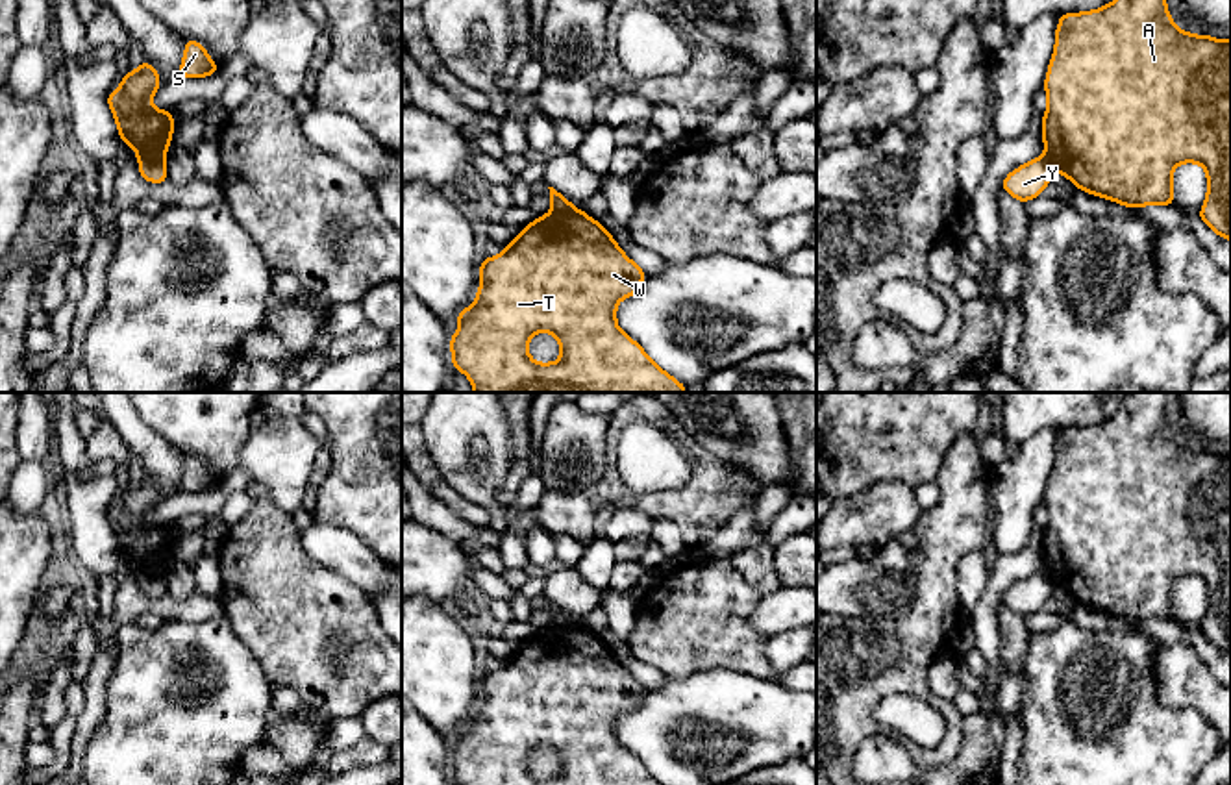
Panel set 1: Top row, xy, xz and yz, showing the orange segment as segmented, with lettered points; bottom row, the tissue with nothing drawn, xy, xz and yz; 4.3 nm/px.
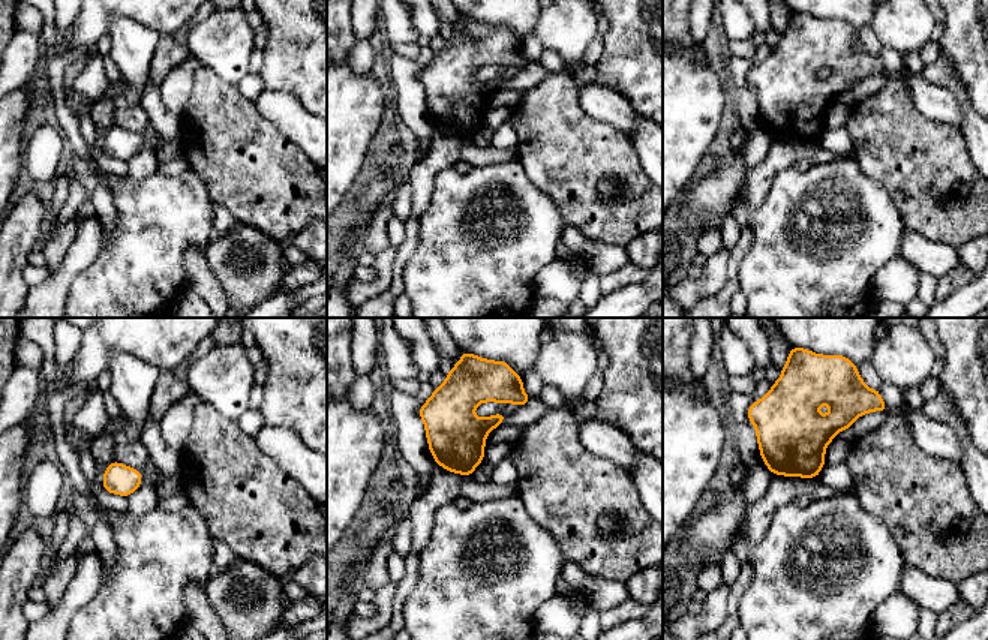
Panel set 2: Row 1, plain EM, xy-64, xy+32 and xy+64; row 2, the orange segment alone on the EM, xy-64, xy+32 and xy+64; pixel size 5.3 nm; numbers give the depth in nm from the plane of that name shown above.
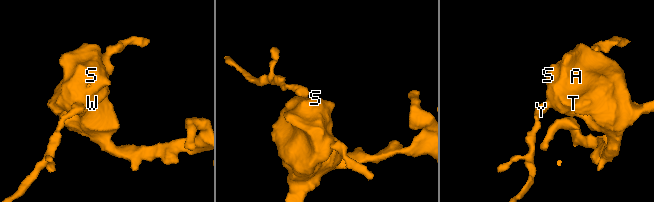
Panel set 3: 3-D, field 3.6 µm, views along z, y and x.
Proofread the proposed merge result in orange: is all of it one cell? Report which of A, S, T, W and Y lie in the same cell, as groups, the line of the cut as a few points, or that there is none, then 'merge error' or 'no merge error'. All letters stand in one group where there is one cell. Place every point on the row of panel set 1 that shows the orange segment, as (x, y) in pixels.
groups A S T W / Y; cut xy (139, 158), (160, 158), (163, 161); merge error

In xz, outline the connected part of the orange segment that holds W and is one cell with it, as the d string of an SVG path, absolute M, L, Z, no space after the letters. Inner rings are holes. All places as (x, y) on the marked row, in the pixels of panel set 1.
M552 209L535 218L502 254L481 259L479 274L476 302L455 317L459 330L450 337L452 367L468 376L474 392L687 392L616 326L616 304L640 291L644 270L581 209ZM539 331L559 341L561 357L555 363L531 359L528 343Z

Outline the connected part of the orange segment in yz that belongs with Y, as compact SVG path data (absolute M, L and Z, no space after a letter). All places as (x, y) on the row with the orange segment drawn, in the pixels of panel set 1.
M1044 154L1009 172L1001 183L1001 189L1022 204L1026 204L1027 200L1042 194L1044 187L1050 183L1053 174L1055 167Z

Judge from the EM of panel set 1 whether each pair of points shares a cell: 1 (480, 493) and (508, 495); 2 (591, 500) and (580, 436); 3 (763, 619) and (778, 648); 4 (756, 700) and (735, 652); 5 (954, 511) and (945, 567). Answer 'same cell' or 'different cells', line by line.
1: different cells
2: different cells
3: different cells
4: different cells
5: same cell

